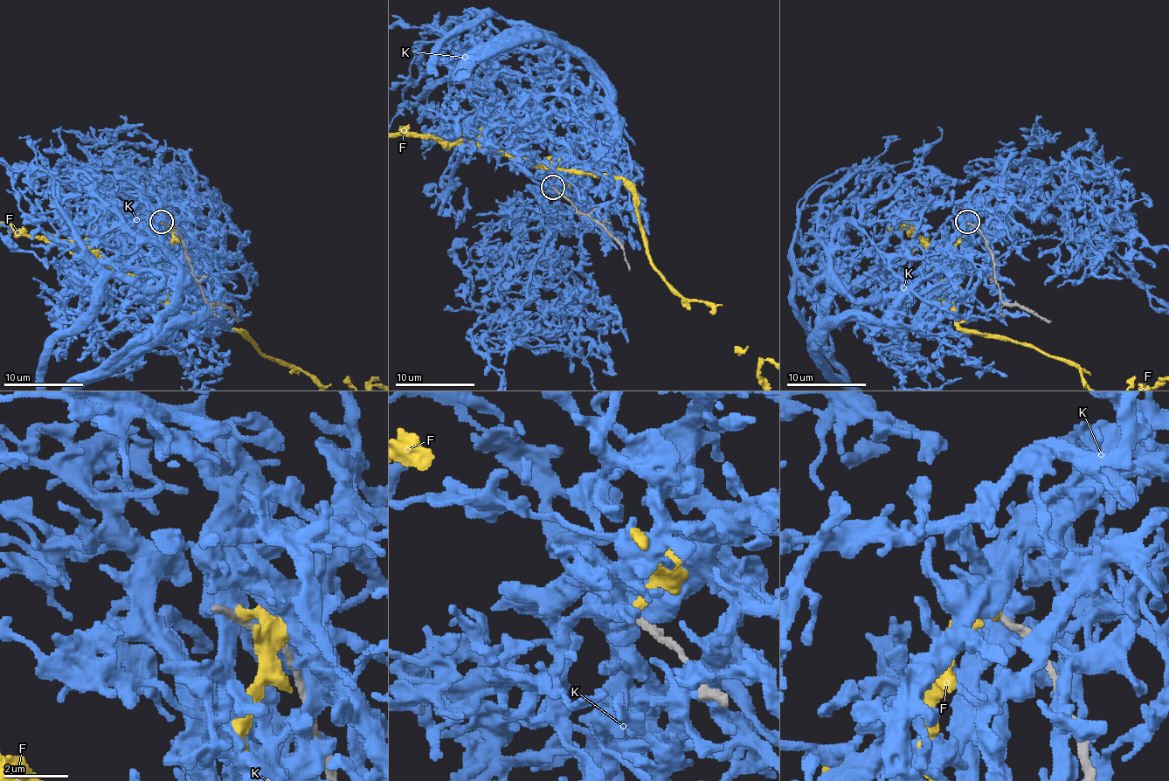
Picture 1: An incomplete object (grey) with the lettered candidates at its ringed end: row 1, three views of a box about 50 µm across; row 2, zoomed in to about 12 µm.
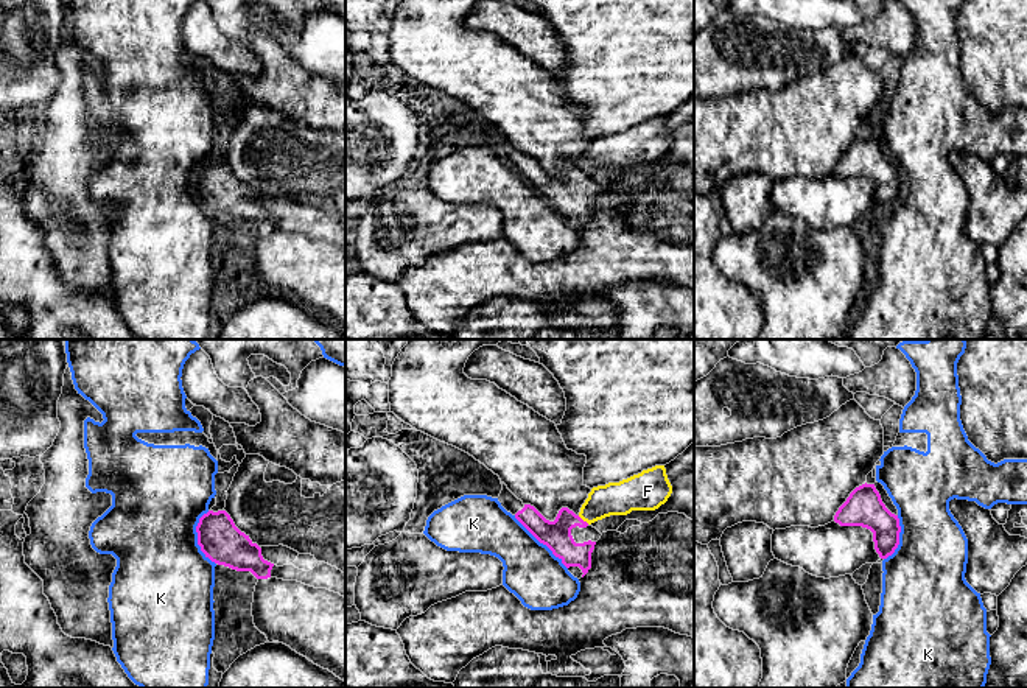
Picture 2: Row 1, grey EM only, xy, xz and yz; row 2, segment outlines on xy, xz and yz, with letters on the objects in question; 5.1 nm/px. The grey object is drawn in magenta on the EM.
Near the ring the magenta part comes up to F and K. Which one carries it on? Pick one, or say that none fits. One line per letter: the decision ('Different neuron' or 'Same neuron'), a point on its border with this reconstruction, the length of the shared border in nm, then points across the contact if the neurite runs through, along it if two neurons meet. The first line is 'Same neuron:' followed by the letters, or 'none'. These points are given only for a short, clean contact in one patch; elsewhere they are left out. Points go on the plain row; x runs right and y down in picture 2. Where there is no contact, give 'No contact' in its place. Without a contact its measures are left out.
Same neuron: none
F: Different neuron. Touches magenta at xz (582, 172). Shared border 80 nm. Boundary: xz (578, 167), (588, 175)
K: Different neuron. Touches magenta at xz (542, 193). Shared border 400 nm

